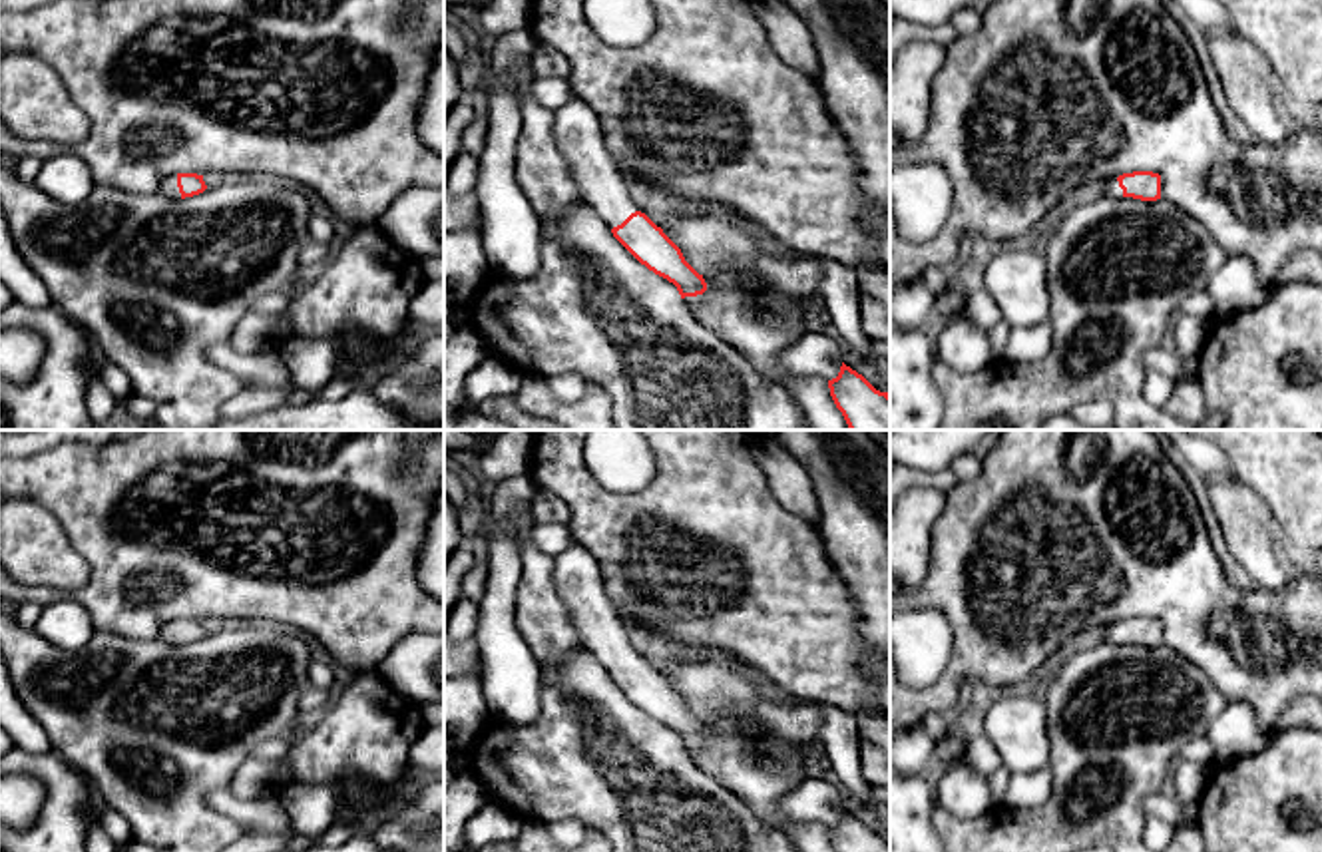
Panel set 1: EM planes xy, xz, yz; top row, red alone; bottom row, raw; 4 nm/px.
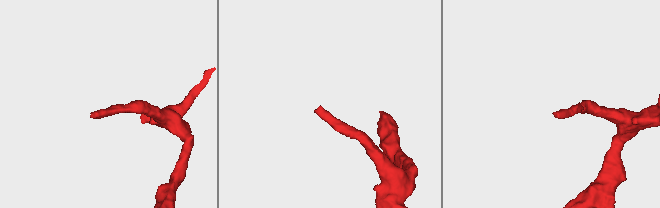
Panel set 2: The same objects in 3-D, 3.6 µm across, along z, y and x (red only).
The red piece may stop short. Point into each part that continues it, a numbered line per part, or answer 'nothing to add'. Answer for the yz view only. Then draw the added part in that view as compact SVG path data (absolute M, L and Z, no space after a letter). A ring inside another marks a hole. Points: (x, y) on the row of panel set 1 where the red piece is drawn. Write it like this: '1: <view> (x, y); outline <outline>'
1: yz (1111, 186); outline M1117 177L1105 179L1103 197L1111 197L1111 199L1121 199L1123 197L1123 189L1119 187Z

